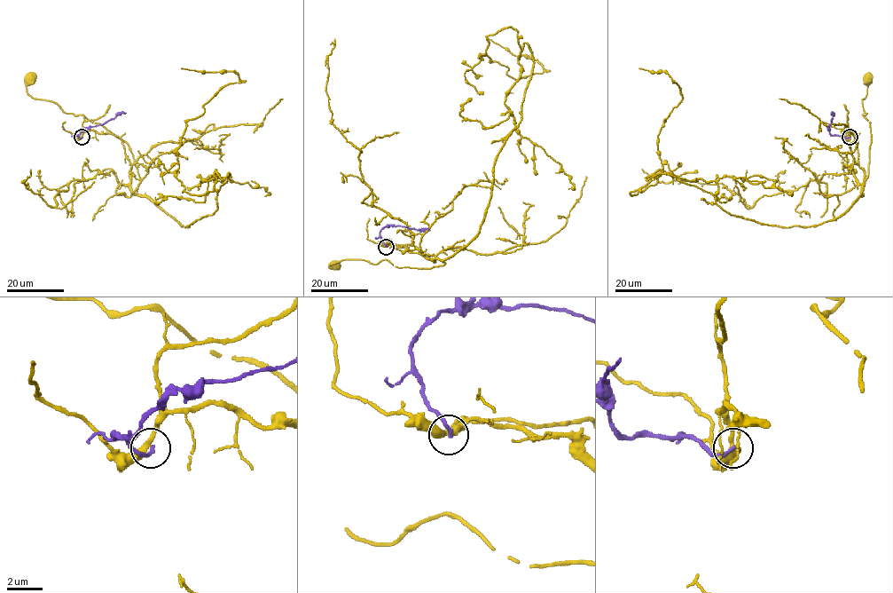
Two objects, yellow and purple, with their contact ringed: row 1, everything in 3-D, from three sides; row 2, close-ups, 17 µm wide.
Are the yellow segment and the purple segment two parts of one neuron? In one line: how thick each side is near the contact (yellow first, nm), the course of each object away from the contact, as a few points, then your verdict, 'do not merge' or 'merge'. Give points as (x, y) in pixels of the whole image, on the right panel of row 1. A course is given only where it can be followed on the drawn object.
calibres 320 and 220 nm; course yellow (849, 137), (848, 130), (857, 136), (863, 193), (872, 142), (862, 99), (869, 79); course purple (849, 137), (832, 136), (829, 132), (833, 113); do not merge

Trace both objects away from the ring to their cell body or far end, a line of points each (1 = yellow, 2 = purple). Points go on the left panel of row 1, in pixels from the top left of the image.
1: (82, 137), (94, 130), (119, 136), (137, 193), (141, 179), (125, 142), (33, 98), (31, 79)
2: (82, 137), (76, 135), (85, 128), (101, 125), (116, 114), (126, 113)

